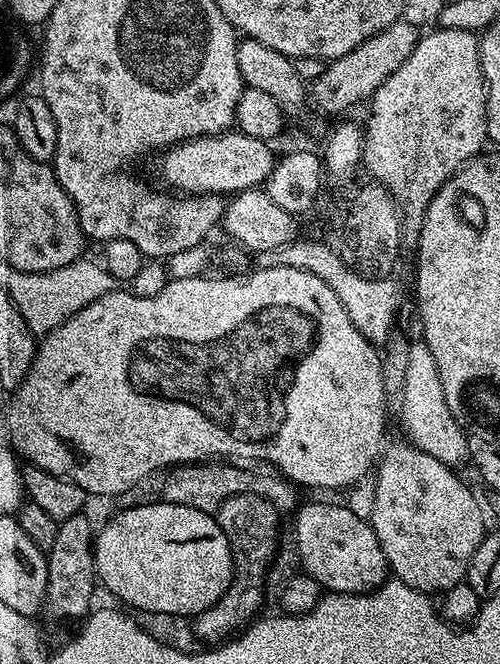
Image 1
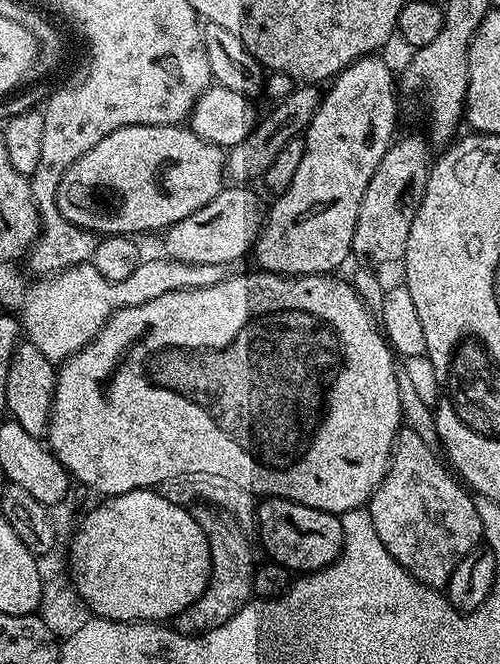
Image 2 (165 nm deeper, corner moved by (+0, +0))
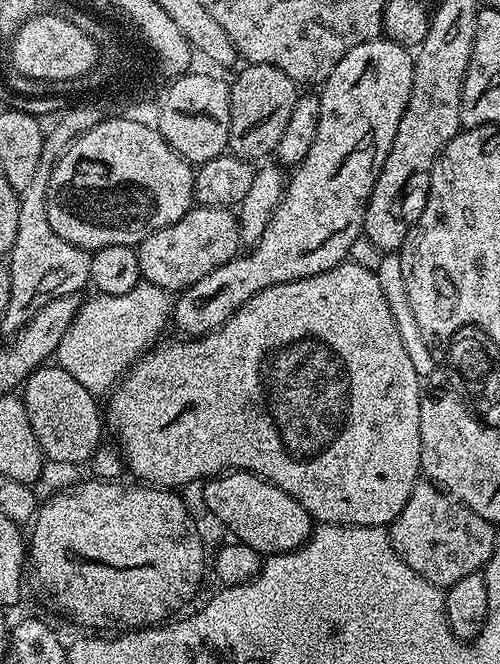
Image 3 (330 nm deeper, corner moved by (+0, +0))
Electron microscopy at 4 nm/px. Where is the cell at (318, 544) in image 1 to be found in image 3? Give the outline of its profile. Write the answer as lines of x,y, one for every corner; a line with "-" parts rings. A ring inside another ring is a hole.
229,470
211,477
203,488
205,506
236,535
233,537
239,543
258,550
265,557
301,548
314,531
312,517
289,492
261,480
252,472

